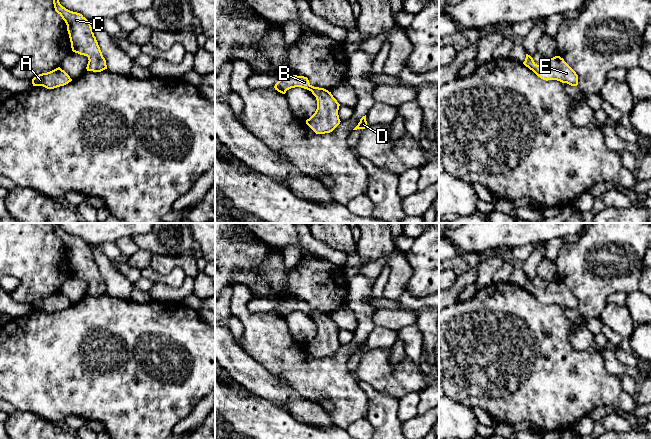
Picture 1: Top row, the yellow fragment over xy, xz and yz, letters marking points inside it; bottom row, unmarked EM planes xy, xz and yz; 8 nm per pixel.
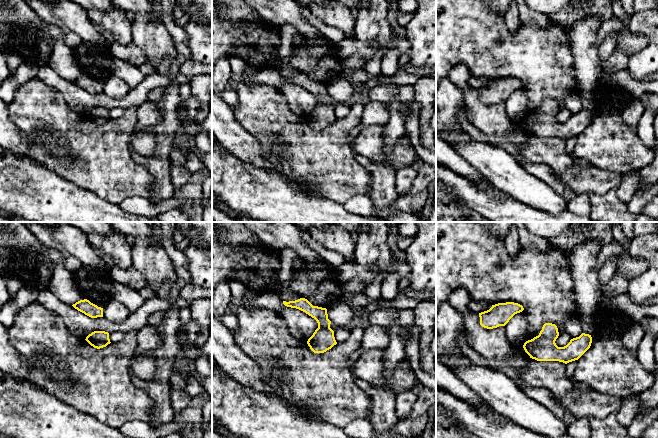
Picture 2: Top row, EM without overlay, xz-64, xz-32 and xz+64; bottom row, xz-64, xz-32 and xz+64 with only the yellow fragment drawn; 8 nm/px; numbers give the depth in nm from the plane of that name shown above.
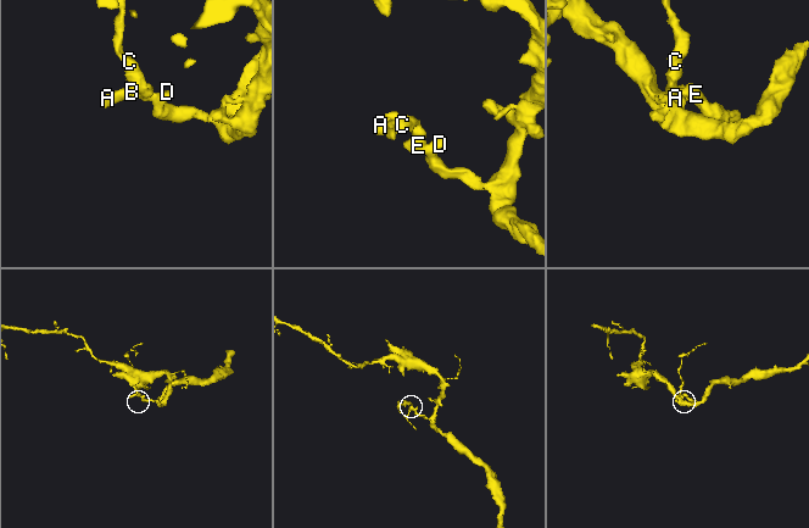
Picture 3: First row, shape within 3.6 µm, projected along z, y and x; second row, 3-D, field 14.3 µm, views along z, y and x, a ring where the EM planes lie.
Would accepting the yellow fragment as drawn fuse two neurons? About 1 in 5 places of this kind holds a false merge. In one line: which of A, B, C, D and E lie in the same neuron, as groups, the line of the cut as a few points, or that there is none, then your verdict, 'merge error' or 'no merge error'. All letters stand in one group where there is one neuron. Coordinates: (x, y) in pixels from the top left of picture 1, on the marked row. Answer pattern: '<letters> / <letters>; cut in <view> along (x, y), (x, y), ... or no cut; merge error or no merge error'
A B C D E; no cut; no merge error

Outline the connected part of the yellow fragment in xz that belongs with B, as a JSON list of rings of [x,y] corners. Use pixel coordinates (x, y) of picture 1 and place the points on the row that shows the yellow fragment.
[[[297,75],[282,76],[274,86],[275,90],[282,94],[285,94],[287,90],[295,87],[301,87],[311,91],[317,100],[317,109],[315,113],[306,120],[306,124],[316,134],[332,132],[341,121],[338,115],[340,104],[331,92],[324,88],[314,87],[309,83],[307,77]]]

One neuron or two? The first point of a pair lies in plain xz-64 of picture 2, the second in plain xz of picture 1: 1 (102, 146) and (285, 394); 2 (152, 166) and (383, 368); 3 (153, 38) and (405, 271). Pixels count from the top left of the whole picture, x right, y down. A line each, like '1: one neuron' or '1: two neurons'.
1: two neurons
2: two neurons
3: two neurons

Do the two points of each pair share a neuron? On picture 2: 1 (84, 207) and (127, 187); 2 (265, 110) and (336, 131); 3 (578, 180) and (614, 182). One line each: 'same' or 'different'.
1: different
2: same
3: same

